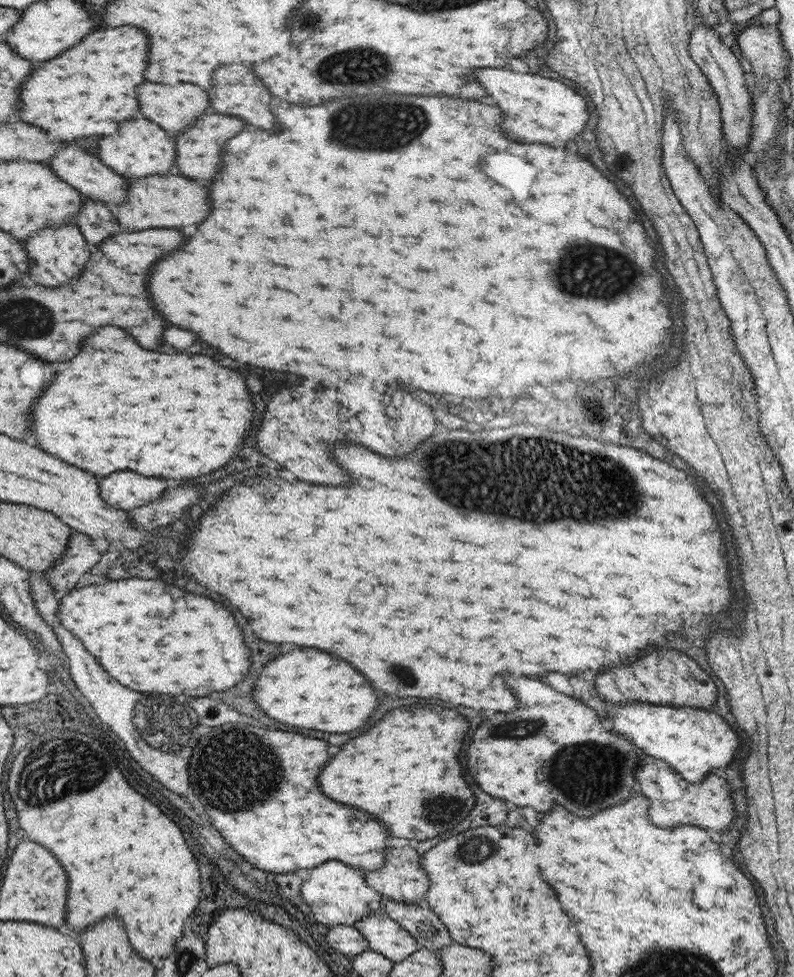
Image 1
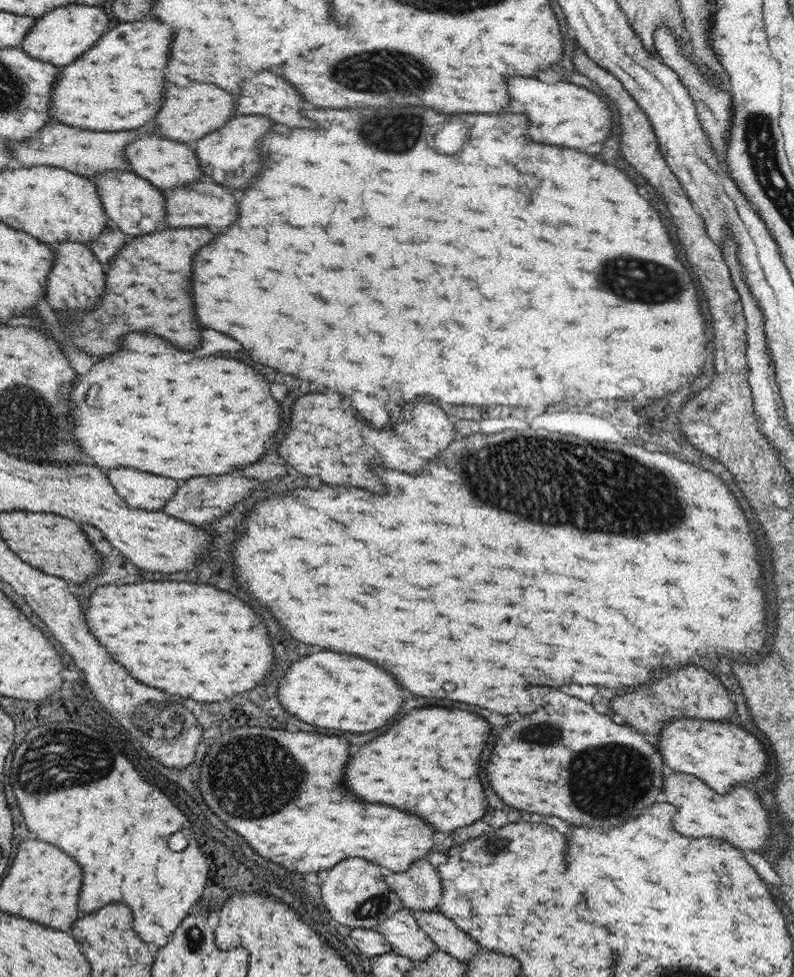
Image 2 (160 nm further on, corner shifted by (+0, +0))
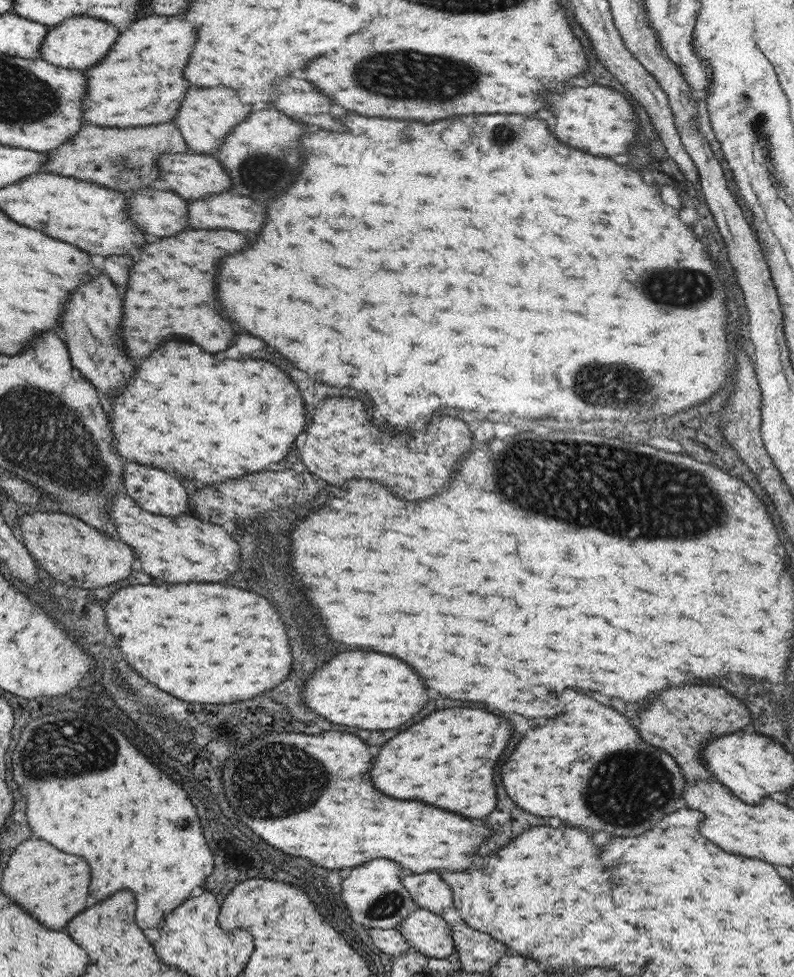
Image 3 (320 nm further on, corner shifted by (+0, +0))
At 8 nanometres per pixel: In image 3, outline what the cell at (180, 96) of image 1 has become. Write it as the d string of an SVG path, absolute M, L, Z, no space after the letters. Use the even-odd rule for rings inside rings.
M192 88L186 94L186 100L182 100L182 112L176 116L176 124L181 129L182 136L191 152L214 155L223 145L225 138L248 115L252 113L252 106L242 104L240 96L232 88Z

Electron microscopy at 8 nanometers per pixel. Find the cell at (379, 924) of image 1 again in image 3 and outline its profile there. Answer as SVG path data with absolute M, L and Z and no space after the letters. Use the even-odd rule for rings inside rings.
M417 907L403 920L398 928L396 928L404 938L424 956L430 958L454 958L456 943L450 934L450 924L438 913Z

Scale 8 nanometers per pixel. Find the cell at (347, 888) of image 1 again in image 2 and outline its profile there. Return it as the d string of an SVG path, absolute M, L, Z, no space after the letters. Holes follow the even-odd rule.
M350 858L333 867L321 884L321 896L330 910L330 916L336 918L346 930L356 928L375 929L403 907L401 897L386 882L387 872L378 864L368 860Z

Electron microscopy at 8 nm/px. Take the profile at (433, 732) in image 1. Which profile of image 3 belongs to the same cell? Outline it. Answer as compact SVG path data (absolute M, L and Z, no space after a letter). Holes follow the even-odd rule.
M446 708L432 712L422 722L410 726L400 732L374 758L374 784L378 784L380 792L386 796L398 796L400 800L420 800L426 804L434 804L446 808L450 812L458 812L466 818L482 818L488 816L496 808L496 786L494 786L494 770L504 754L504 746L512 742L512 724L496 714L488 714L480 708Z

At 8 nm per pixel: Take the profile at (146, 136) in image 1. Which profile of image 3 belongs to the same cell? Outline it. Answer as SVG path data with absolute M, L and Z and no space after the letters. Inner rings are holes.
M163 152L157 161L157 167L161 173L161 186L167 190L178 193L185 201L206 198L210 194L220 194L230 190L232 179L229 172L226 172L224 165L214 155L191 152L182 154Z

